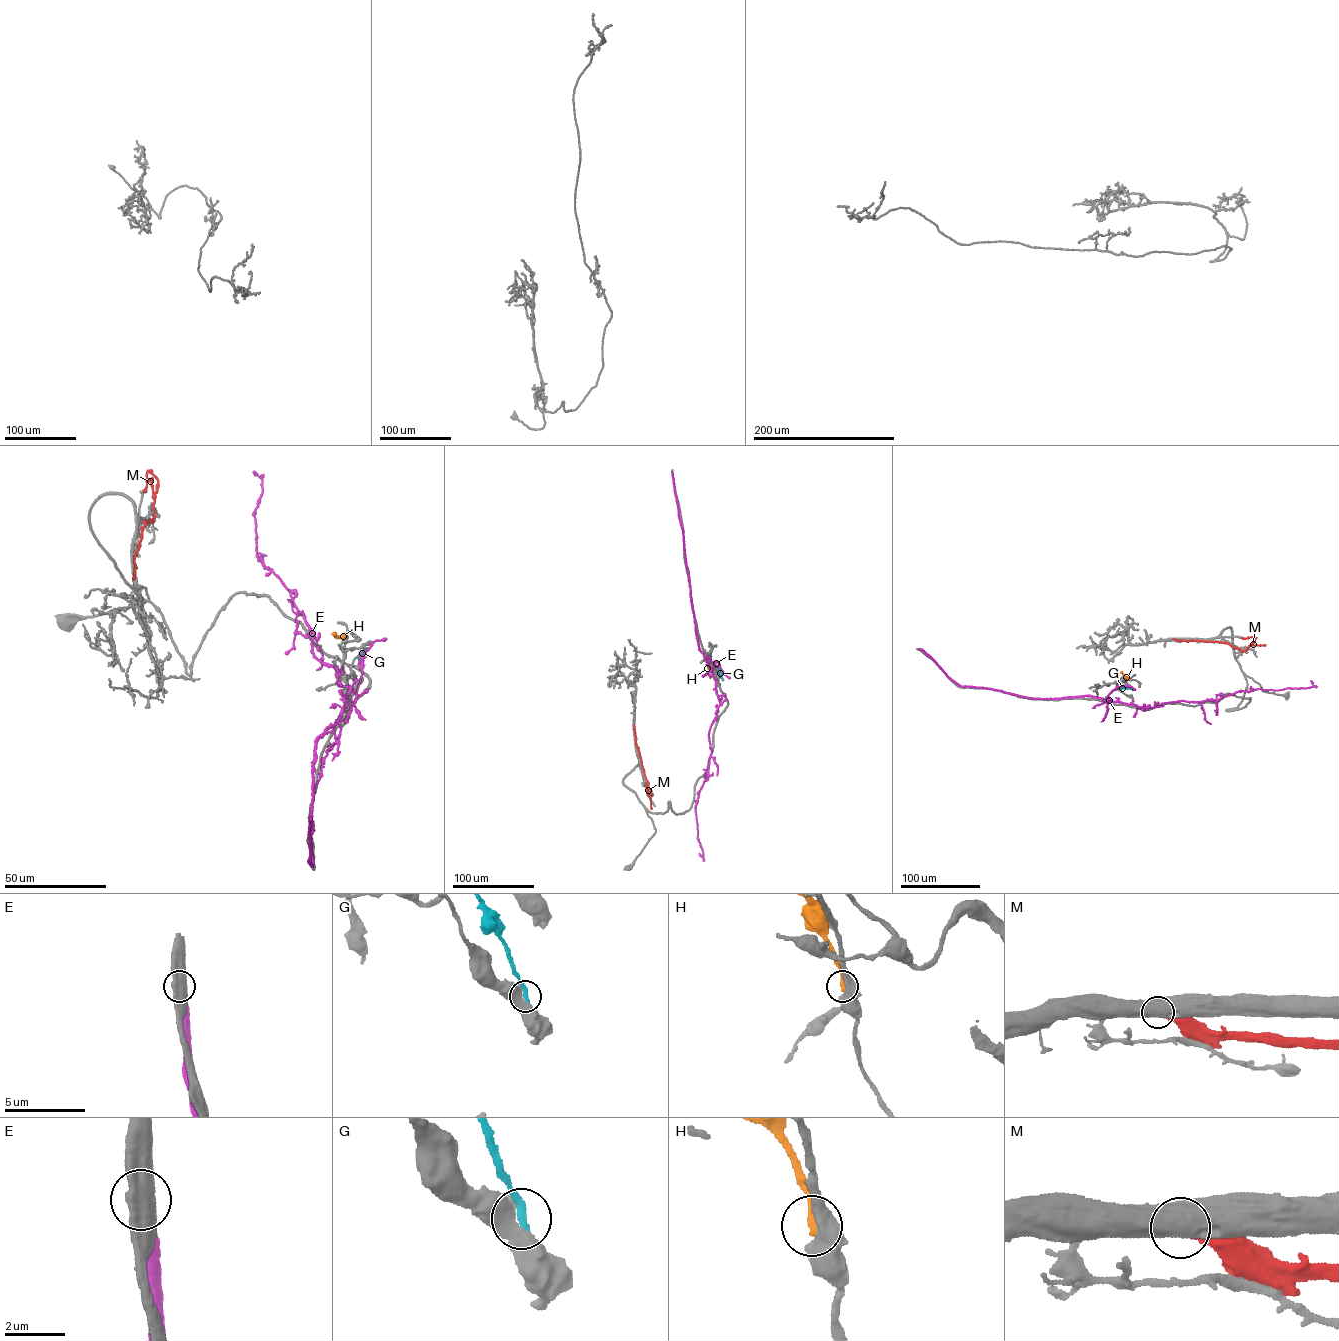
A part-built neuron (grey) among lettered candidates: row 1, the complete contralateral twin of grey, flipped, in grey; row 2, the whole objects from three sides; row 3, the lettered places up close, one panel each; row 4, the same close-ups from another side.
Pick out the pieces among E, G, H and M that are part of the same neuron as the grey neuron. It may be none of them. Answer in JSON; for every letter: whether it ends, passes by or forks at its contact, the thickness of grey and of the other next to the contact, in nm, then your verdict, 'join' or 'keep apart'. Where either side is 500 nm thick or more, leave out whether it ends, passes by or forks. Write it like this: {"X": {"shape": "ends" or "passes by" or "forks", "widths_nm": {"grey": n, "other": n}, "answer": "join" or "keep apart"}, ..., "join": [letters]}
{"E": {"widths_nm": {"grey": 800, "other": 700}, "answer": "keep apart"}, "G": {"widths_nm": {"grey": 500, "other": 280}, "answer": "keep apart"}, "H": {"widths_nm": {"grey": 550, "other": 280}, "answer": "keep apart"}, "M": {"widths_nm": {"grey": 800, "other": 300}, "answer": "keep apart"}, "join": []}

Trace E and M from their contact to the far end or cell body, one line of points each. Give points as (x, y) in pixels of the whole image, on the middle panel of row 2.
E: (672, 472), (699, 650), (711, 670), (720, 703), (709, 731), (709, 768), (695, 805), (703, 857), (699, 853)
M: (633, 725), (641, 766), (652, 796), (647, 795), (644, 785)

